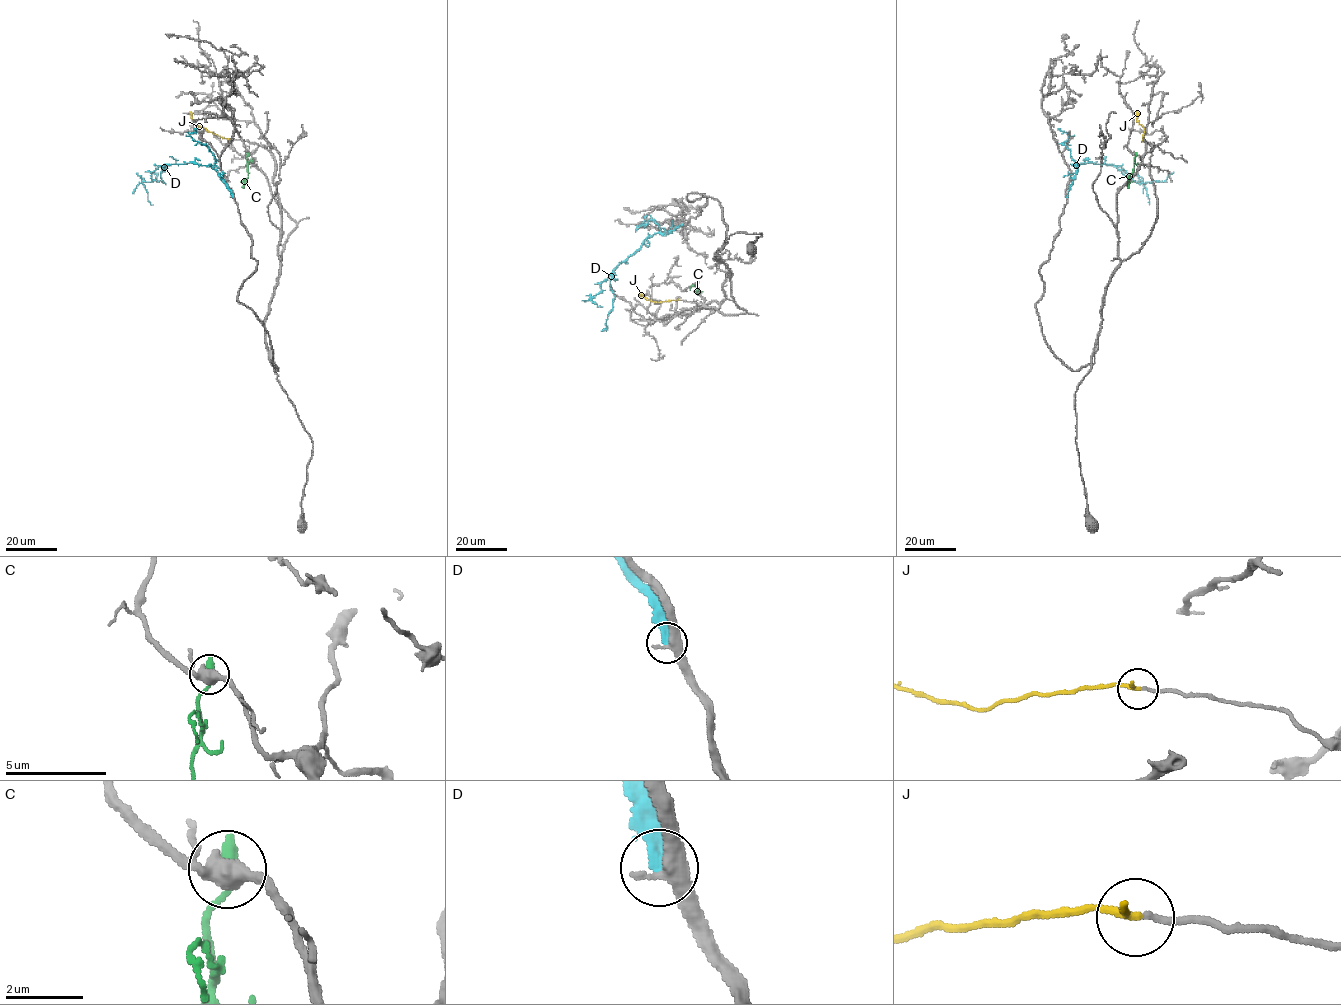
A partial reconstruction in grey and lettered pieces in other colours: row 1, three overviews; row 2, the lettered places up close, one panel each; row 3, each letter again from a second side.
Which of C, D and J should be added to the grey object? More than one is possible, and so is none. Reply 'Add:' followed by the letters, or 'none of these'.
Add: J

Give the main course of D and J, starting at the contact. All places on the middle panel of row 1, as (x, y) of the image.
D: (682, 224), (665, 234), (649, 236), (614, 269), (610, 283), (614, 297), (612, 309), (601, 331)
J: (679, 300), (658, 303), (639, 294)

